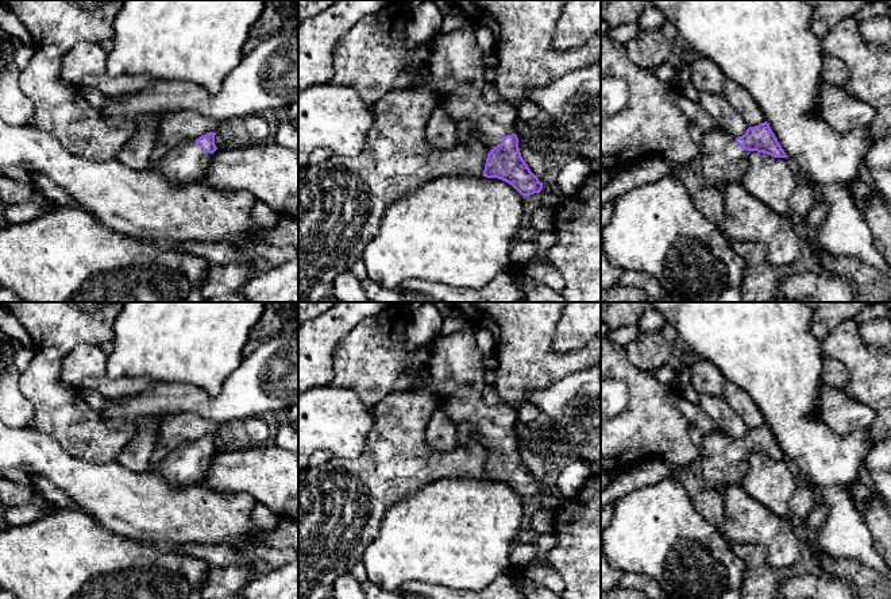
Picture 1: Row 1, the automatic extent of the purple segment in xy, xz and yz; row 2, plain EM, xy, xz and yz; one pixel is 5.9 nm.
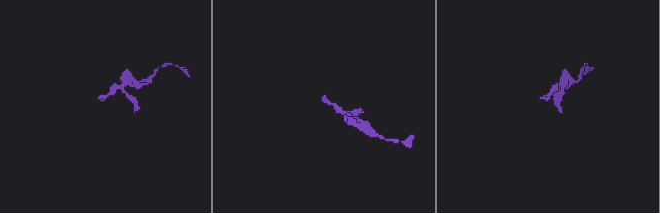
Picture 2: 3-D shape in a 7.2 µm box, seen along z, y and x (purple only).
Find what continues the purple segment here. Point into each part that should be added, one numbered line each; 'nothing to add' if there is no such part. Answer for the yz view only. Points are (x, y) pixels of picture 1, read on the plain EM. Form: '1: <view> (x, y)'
1: yz (722, 462)

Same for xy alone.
1: xy (186, 466)

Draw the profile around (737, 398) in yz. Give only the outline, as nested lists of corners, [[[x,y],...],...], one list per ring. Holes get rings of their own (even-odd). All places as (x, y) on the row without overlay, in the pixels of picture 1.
[[[730,380],[725,382],[722,398],[749,429],[755,429],[765,424],[765,418],[757,405],[752,401],[748,393],[736,383]]]

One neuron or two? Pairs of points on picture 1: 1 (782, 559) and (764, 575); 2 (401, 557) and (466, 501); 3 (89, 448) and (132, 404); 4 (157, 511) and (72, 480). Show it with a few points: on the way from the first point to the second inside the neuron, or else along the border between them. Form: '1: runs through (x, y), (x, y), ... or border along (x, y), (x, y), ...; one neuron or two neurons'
1: border along (753, 543), (764, 548), (766, 560), (778, 571); two neurons
2: runs through (417, 541), (421, 537), (431, 536), (450, 517); one neuron
3: border along (99, 410), (111, 428), (126, 422), (134, 424); two neurons
4: runs through (135, 505), (127, 503), (107, 490), (93, 486); one neuron

